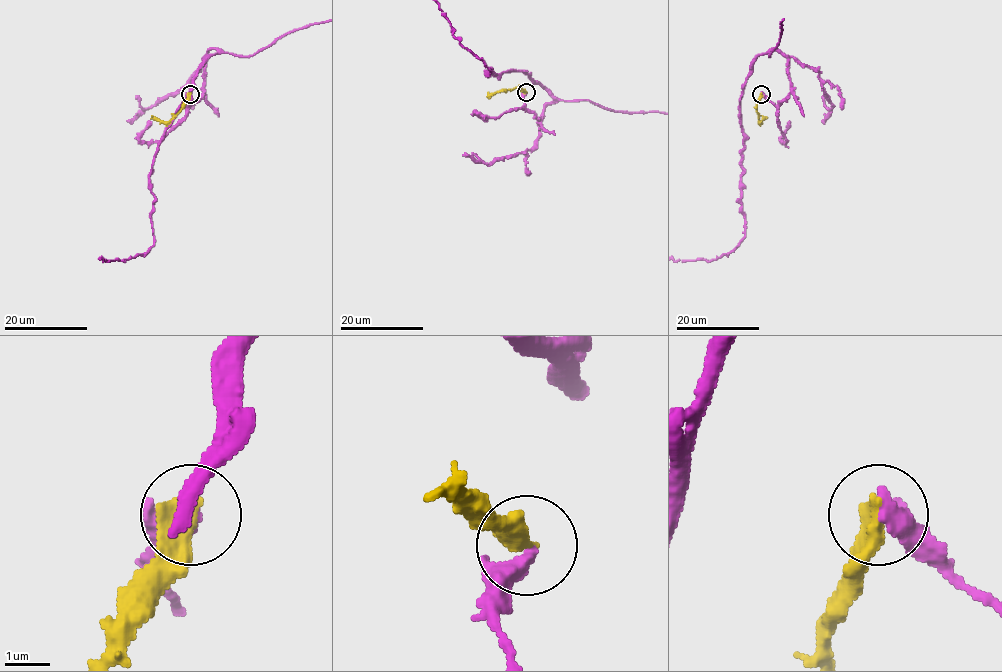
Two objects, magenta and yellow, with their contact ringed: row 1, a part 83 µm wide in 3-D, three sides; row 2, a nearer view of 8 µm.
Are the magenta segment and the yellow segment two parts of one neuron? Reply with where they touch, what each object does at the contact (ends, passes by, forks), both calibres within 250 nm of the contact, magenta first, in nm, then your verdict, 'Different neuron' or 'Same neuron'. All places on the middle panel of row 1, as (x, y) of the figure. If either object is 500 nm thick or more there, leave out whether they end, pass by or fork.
Place: (526, 92). At the ring magenta passes by. At the ring yellow ends. Thickness 320 nm (magenta) against 480 nm. Different neuron

